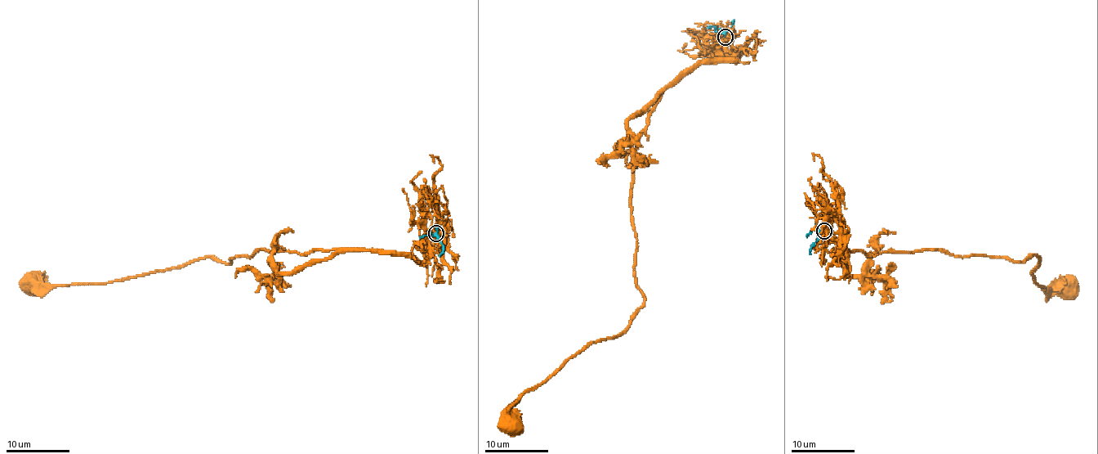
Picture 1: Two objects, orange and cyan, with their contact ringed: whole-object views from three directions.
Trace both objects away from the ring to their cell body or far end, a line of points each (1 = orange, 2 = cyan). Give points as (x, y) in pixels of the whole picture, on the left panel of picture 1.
1: (436, 233), (423, 262), (369, 250), (254, 250), (230, 262), (201, 257), (117, 279), (34, 284)
2: (436, 233), (443, 248), (439, 256)

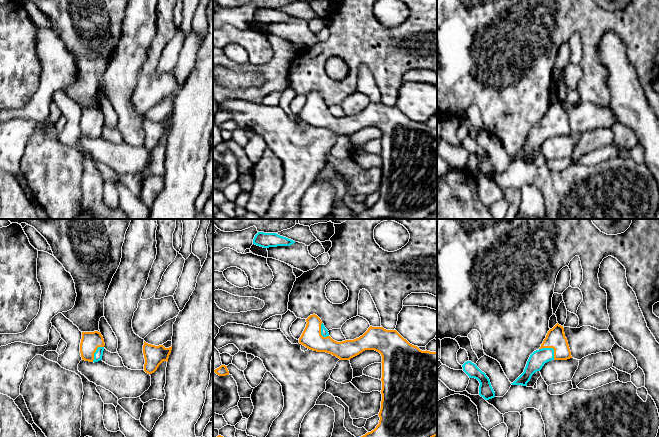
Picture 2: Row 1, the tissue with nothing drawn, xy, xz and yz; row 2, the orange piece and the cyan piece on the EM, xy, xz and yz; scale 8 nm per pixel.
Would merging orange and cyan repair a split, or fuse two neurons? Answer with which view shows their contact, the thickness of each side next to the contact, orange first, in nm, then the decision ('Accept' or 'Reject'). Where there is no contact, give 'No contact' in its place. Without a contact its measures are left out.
Touches orange in yz. Thickness 160 nm (orange) against 140 nm. Accept

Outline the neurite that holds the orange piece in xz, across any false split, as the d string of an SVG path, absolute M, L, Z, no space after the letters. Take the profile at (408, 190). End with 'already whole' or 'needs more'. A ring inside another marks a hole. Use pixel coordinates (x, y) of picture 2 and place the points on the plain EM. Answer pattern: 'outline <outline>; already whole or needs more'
outline M310 91L306 98L299 119L310 126L326 128L340 136L350 136L365 126L375 126L382 132L382 177L378 190L379 200L371 208L357 214L357 219L426 219L437 212L437 127L422 127L410 120L396 106L372 102L359 114L337 118L329 112L328 106L317 91Z; needs more

